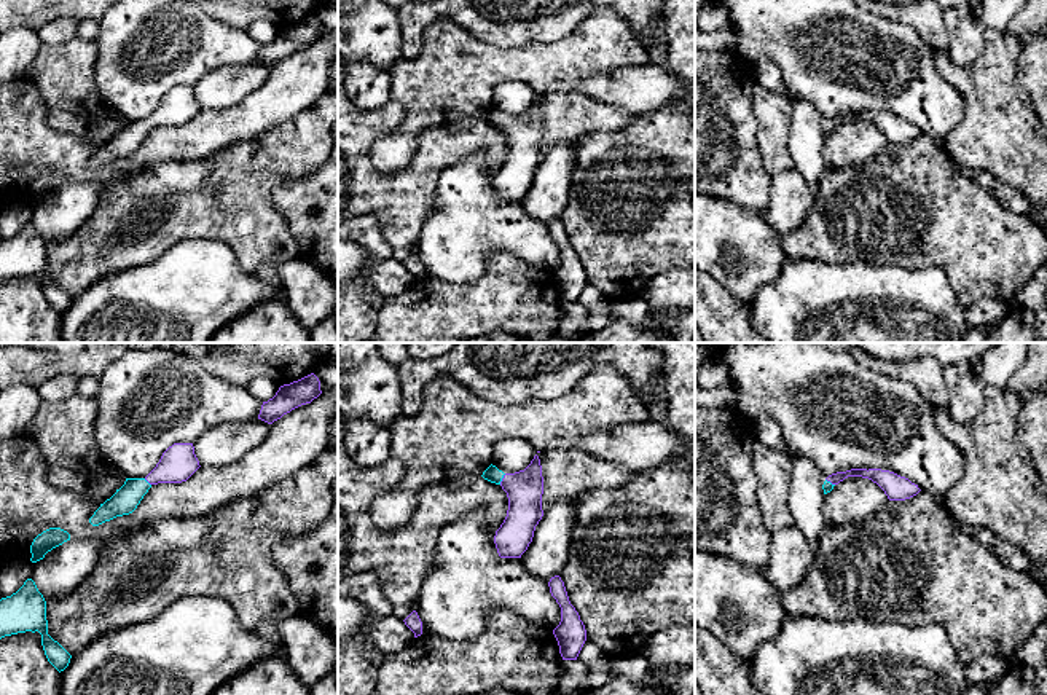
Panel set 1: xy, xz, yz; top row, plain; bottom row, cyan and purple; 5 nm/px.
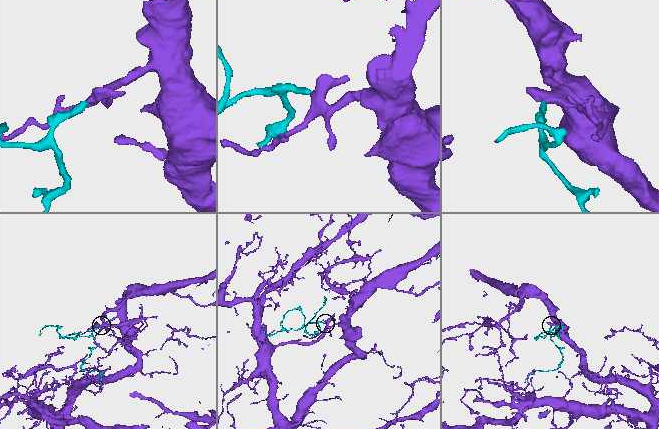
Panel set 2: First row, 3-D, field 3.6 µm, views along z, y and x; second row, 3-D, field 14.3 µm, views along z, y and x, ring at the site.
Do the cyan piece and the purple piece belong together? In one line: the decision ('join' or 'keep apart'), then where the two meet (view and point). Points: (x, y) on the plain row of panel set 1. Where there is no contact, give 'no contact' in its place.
join | xz (502, 120)

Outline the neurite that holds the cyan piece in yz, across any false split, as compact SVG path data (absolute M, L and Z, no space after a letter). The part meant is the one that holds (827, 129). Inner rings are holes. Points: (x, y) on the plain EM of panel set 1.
M851 112L846 115L837 115L829 118L822 128L824 137L830 135L835 128L838 128L848 120L862 120L872 123L884 134L889 143L905 143L916 139L921 134L918 128L912 126L908 121L889 113Z

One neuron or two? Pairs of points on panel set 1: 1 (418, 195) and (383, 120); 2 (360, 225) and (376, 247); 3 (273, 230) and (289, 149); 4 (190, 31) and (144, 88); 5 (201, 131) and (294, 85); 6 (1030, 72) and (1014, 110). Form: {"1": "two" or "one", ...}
{"1": "one", "2": "one", "3": "one", "4": "one", "5": "one", "6": "two"}

